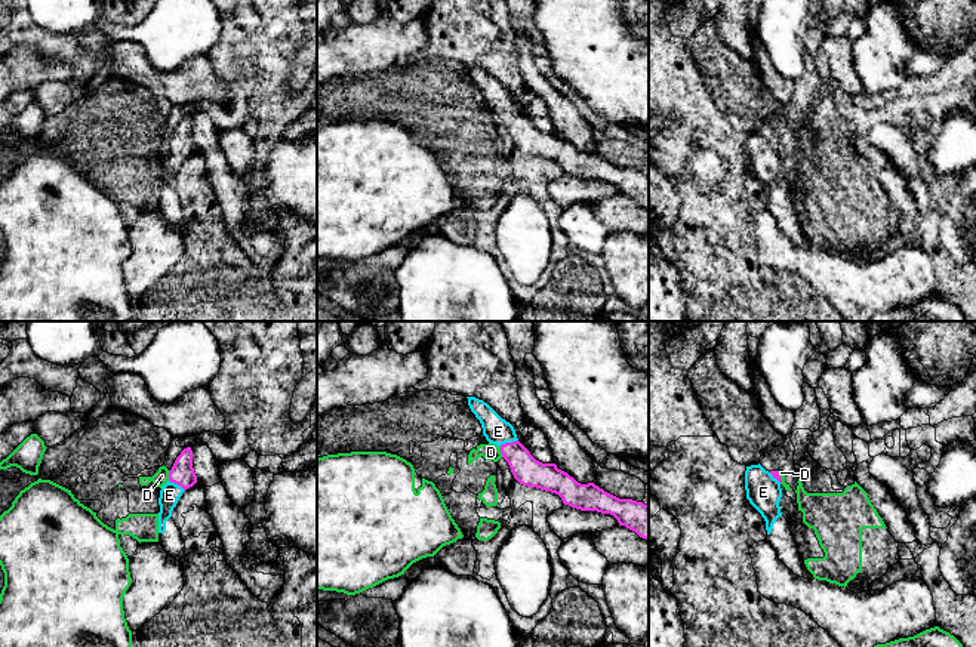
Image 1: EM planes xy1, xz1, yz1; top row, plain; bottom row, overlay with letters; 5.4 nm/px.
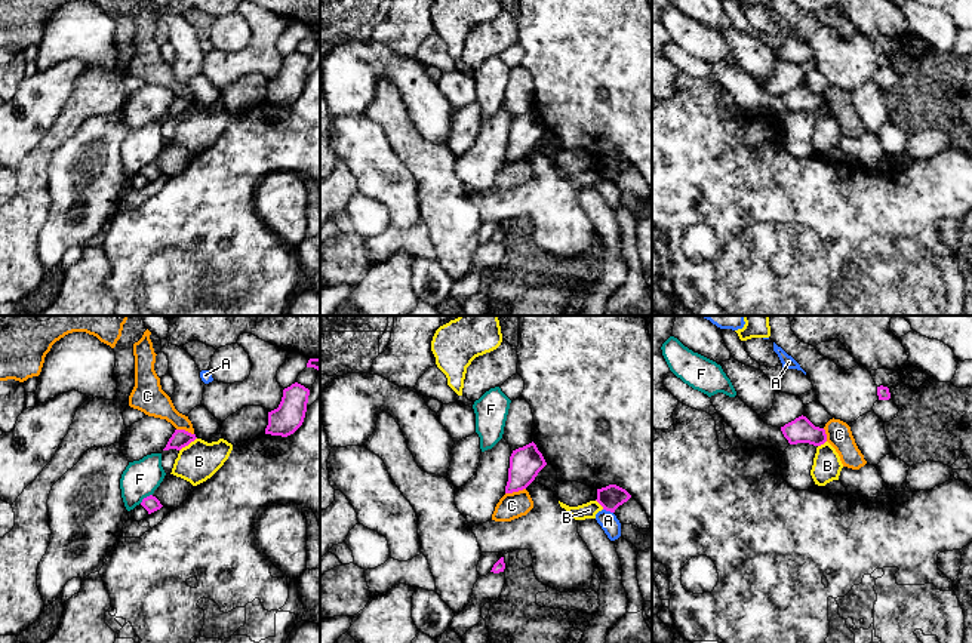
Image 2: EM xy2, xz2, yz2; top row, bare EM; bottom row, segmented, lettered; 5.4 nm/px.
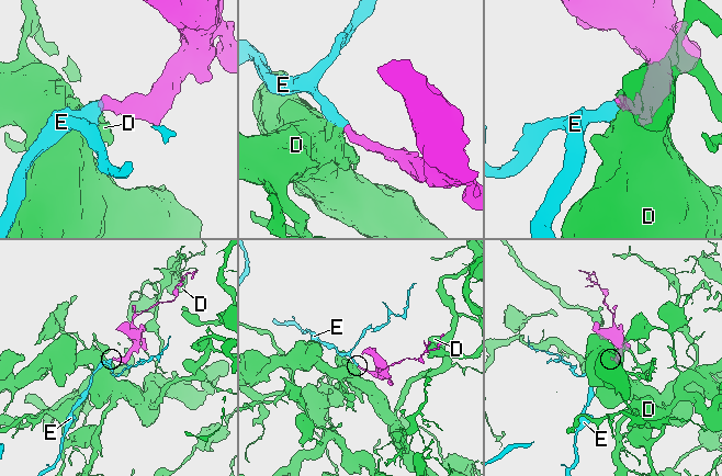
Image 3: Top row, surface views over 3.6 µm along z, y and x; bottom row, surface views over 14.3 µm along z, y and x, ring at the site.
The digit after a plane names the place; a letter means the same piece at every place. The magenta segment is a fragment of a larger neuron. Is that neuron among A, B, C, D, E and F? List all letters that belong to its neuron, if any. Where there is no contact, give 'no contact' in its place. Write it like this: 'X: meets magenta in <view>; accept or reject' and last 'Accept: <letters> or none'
A: meets magenta in xz2; reject
B: meets magenta in xy2; reject
C: meets magenta in xz2; reject
D: meets magenta in xy1; reject
E: meets magenta in xz1; accept
F: meets magenta in xy2; reject
Accept: E

